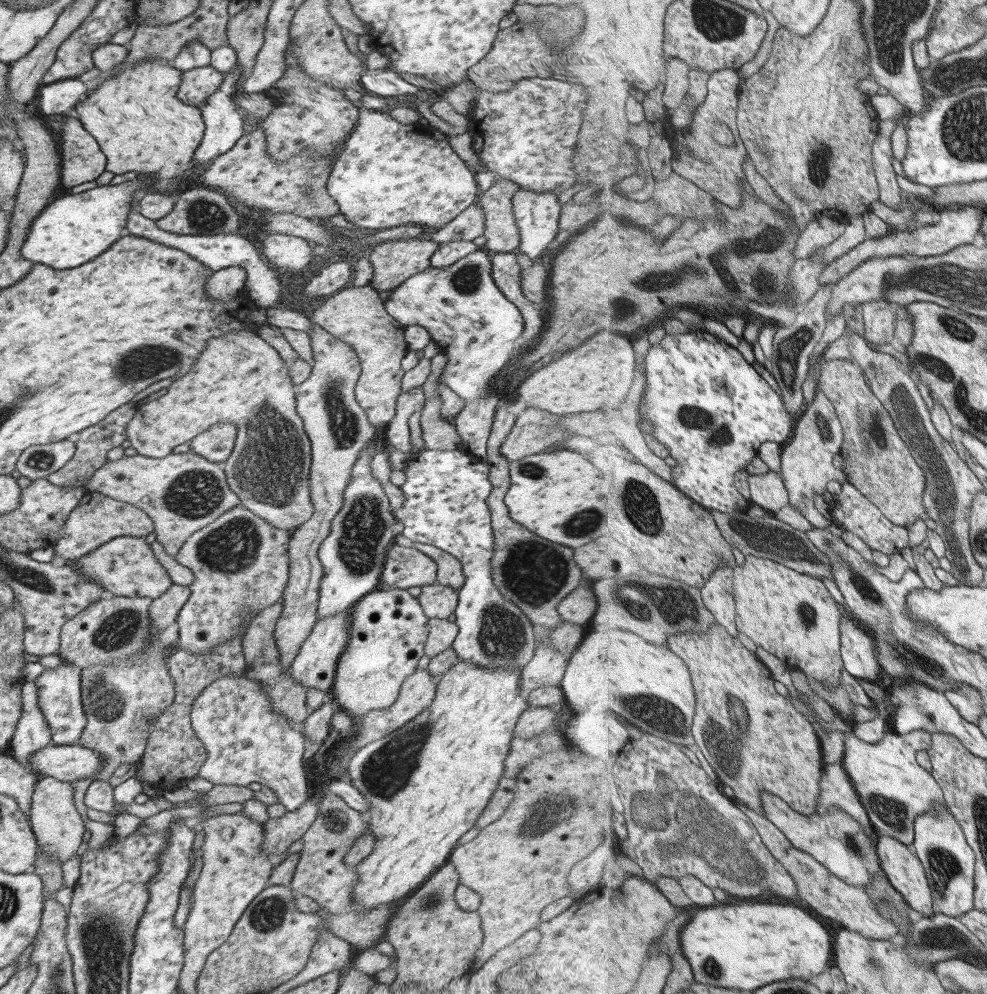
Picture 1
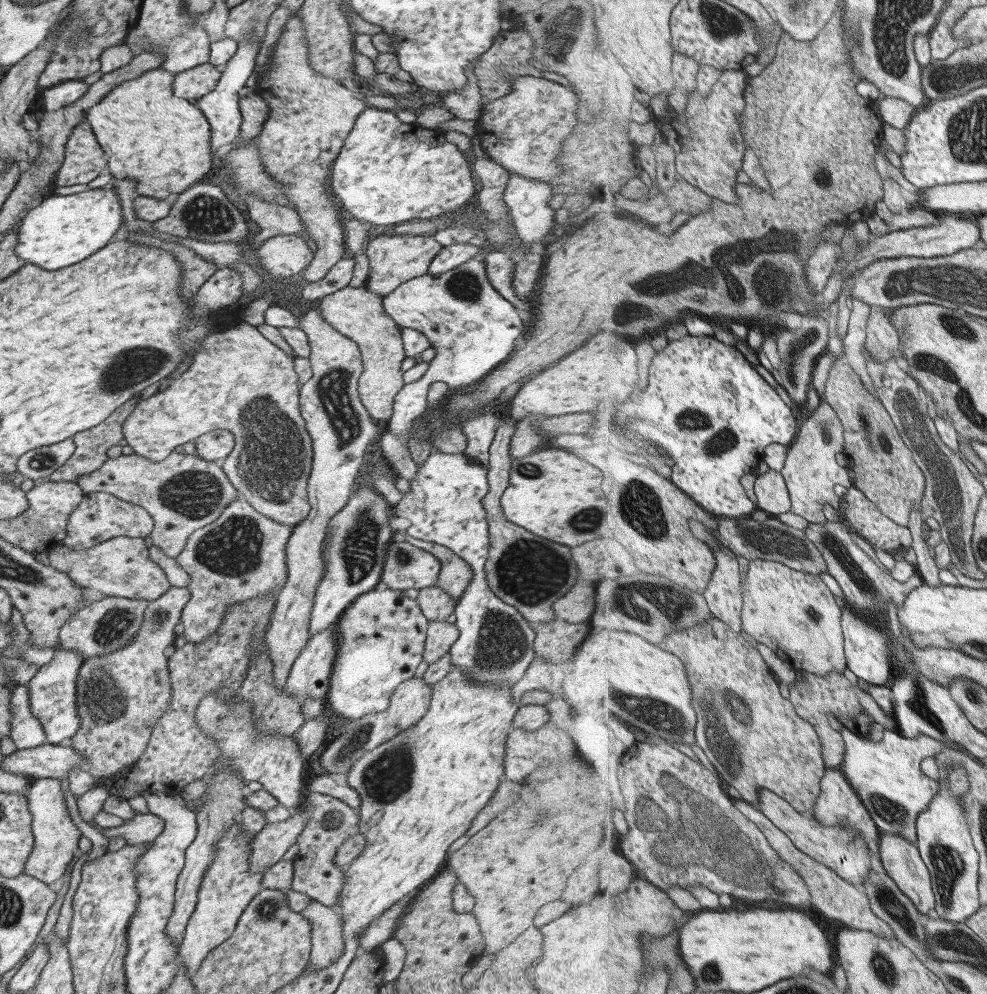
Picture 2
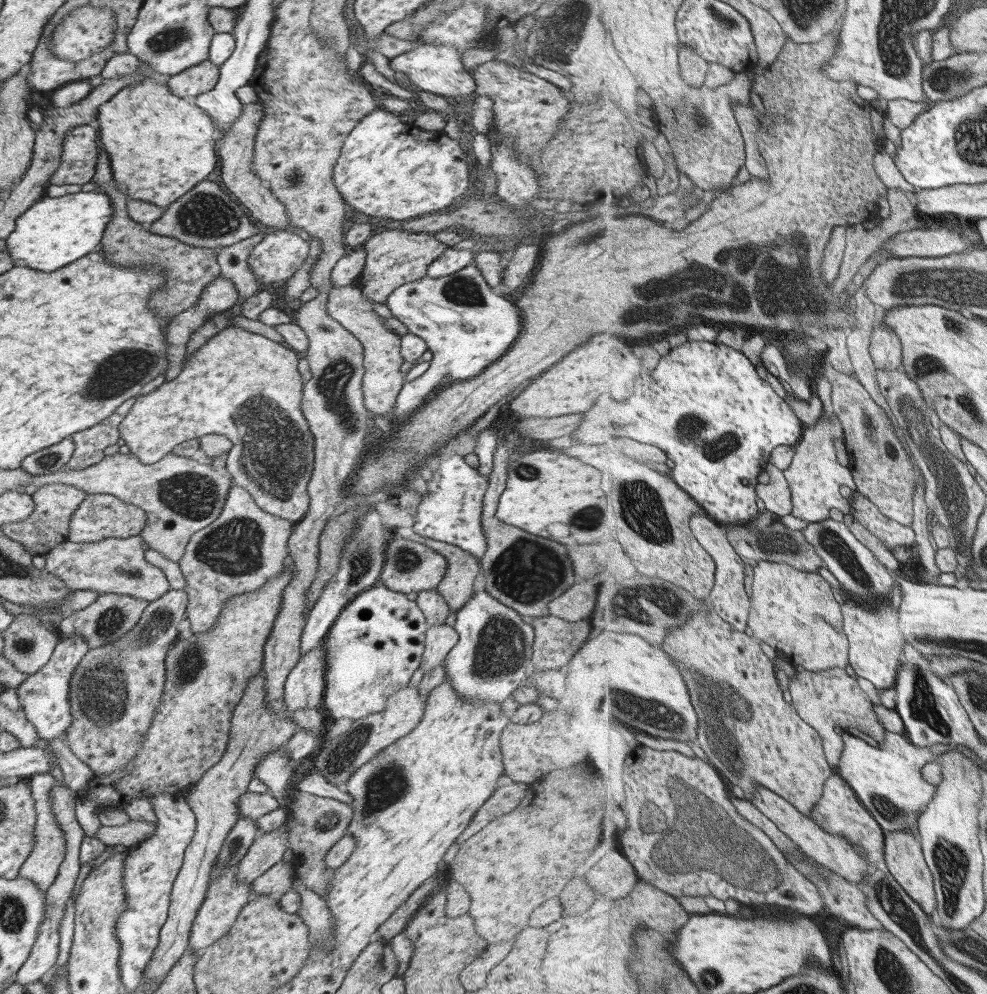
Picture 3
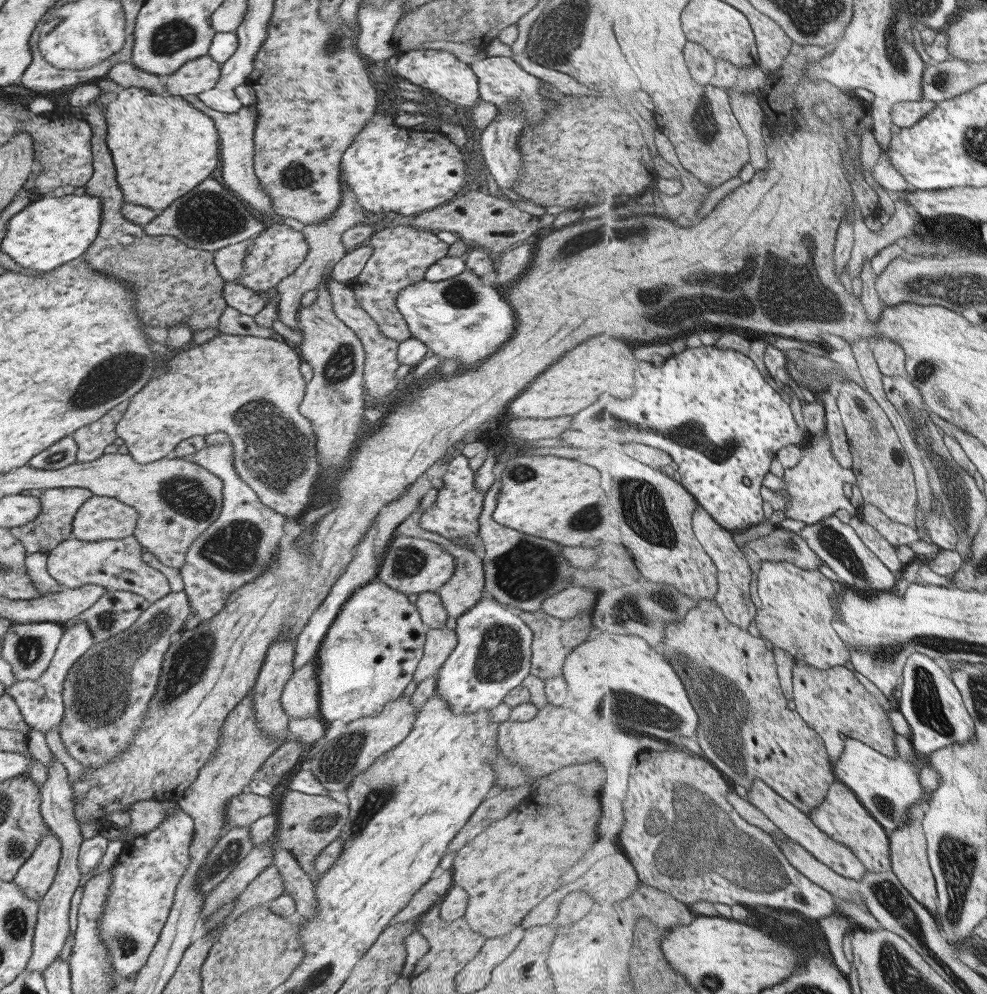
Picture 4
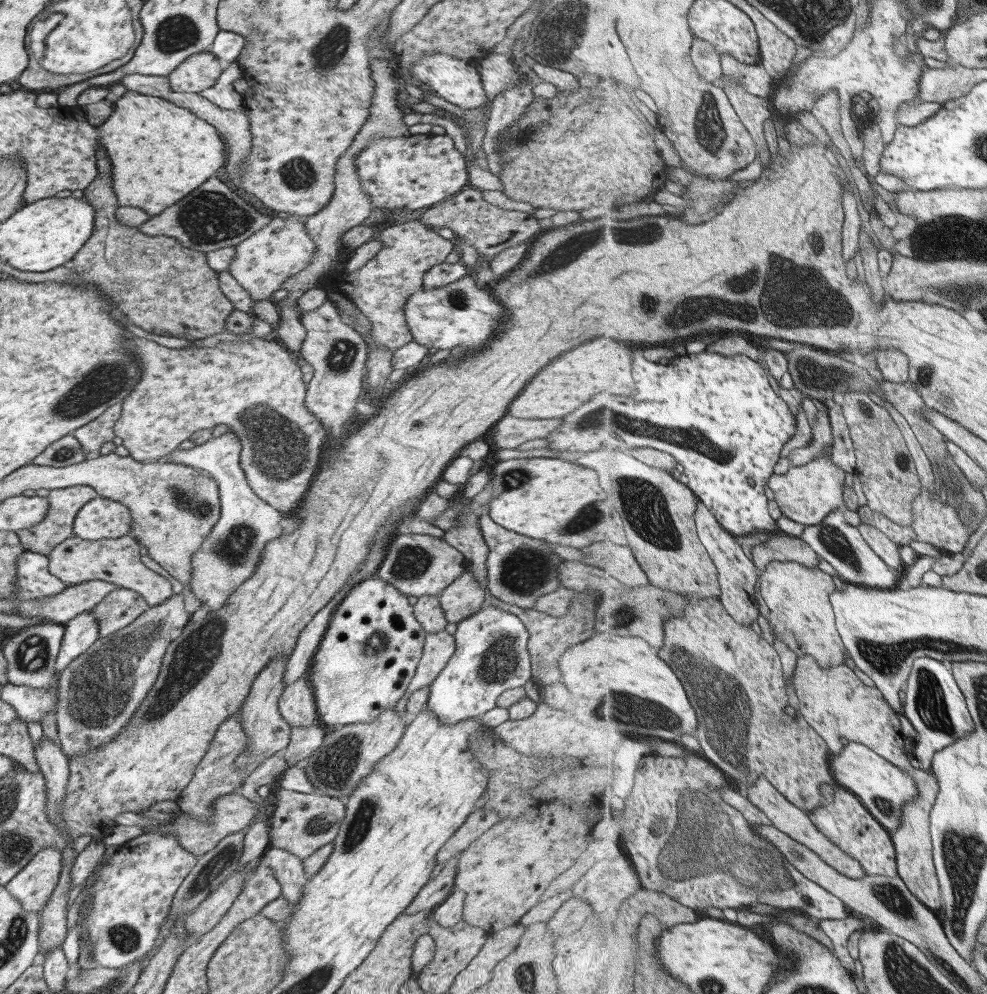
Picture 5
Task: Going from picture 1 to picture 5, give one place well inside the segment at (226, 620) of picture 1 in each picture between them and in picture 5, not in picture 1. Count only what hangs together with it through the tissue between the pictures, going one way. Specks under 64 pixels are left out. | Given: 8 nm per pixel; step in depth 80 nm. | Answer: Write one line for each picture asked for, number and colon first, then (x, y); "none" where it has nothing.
2: (240, 555)
3: (244, 547)
4: (237, 546)
5: (227, 556)

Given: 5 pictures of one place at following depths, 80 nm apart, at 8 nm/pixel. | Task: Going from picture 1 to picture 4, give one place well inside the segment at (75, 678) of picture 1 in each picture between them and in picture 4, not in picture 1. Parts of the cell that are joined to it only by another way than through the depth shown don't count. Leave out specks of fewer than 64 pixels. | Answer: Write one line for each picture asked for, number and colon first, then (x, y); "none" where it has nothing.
2: (51, 690)
3: (43, 696)
4: (39, 701)

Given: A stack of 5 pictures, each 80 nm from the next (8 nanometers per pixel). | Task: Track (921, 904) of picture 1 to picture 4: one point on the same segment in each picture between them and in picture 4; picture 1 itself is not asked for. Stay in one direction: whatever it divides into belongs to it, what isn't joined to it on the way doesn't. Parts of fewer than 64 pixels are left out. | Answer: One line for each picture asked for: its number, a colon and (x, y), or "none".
2: (901, 858)
3: (906, 860)
4: (909, 858)

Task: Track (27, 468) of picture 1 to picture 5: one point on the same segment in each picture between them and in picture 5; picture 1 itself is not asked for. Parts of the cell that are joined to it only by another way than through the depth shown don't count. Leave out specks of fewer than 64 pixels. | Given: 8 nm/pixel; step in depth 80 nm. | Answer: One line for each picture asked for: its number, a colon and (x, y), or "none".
2: (38, 464)
3: (48, 460)
4: (61, 453)
5: (65, 451)

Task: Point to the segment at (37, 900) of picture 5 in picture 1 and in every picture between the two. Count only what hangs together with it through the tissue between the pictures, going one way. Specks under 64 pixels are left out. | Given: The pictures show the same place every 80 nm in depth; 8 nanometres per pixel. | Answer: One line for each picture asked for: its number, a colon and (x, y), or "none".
1: (57, 828)
2: (55, 838)
3: (41, 866)
4: (34, 876)

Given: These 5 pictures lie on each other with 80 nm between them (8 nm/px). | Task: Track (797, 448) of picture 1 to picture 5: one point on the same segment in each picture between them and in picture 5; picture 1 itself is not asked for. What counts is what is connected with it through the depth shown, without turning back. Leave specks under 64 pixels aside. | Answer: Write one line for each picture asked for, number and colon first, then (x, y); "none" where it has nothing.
2: (811, 471)
3: (815, 476)
4: (816, 486)
5: (808, 493)

